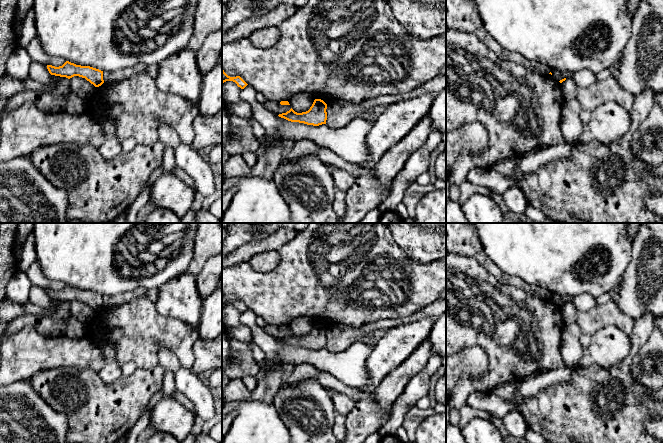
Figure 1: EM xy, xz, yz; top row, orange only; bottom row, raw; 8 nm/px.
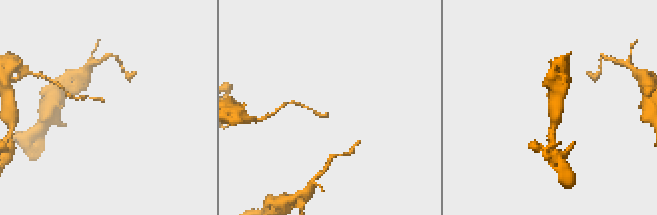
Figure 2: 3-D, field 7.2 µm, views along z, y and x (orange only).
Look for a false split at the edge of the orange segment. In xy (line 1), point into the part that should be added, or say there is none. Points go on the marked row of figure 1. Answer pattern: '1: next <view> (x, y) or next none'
1: next none

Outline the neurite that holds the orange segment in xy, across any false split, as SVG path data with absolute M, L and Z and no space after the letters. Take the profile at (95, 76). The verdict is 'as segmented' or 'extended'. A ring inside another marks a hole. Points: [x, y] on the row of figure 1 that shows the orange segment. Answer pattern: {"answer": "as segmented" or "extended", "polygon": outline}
{"answer": "as segmented", "polygon": "M66 61L62 66L55 67L52 65L47 65L47 69L51 75L66 77L68 79L79 76L85 78L95 87L99 87L104 83L103 71L90 67L81 66Z"}

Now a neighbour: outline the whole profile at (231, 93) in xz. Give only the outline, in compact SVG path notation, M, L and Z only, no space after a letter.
M233 81L222 84L222 101L226 104L234 104L241 101L242 89Z

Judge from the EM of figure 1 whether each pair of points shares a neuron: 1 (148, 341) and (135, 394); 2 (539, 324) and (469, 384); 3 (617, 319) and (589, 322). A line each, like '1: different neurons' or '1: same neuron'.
1: different neurons
2: same neuron
3: same neuron

